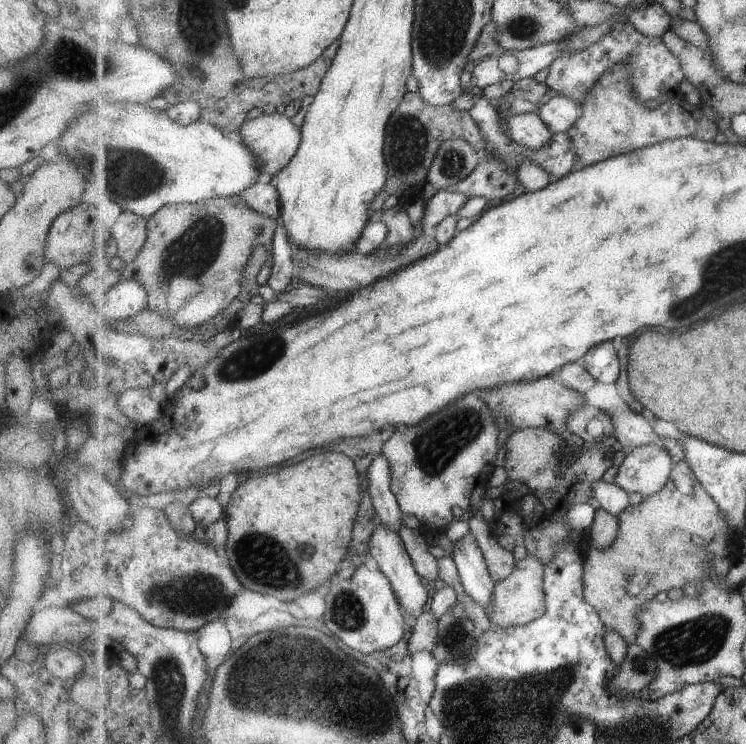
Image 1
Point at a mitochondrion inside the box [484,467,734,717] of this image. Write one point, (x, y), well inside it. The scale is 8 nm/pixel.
(692, 643)

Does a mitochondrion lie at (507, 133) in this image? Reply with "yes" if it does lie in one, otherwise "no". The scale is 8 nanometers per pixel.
no

